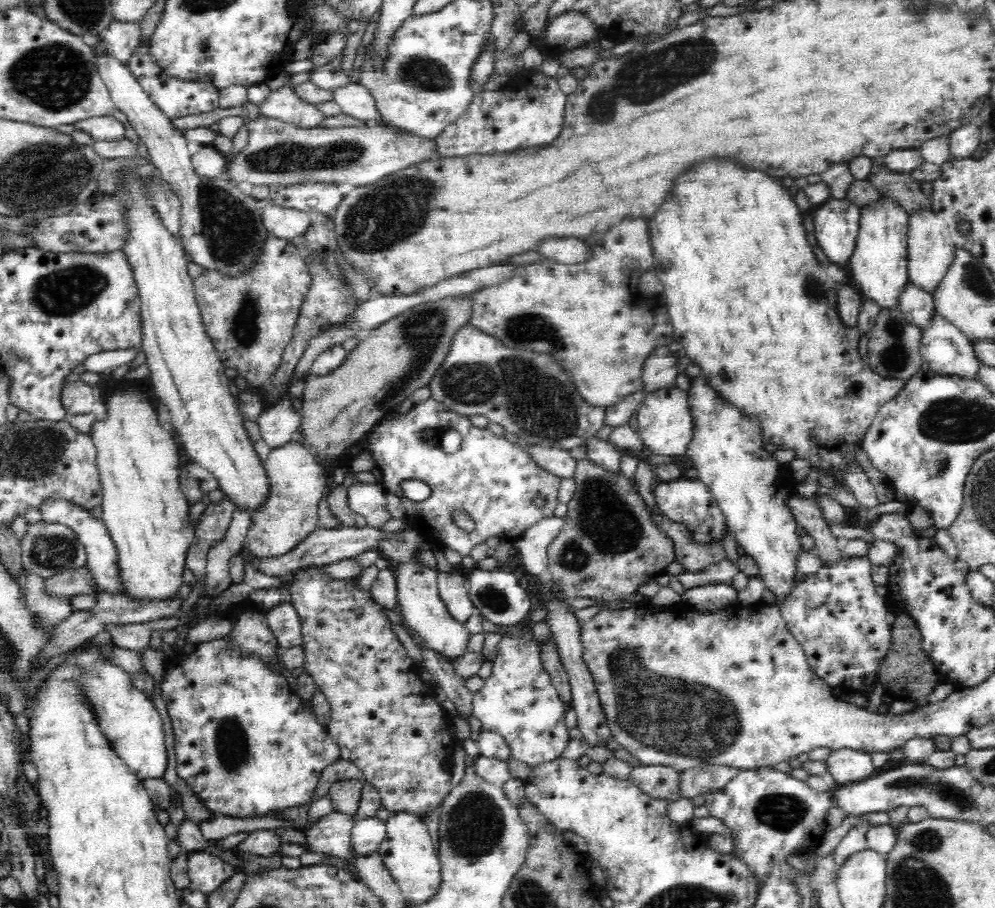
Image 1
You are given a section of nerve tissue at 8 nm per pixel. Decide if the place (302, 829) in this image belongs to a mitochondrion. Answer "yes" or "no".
no

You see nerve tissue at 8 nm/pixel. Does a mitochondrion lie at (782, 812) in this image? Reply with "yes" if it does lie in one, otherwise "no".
yes

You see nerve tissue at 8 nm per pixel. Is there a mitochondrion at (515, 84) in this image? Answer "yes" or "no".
no

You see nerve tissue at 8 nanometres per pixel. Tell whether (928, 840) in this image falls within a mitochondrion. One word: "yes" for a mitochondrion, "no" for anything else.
yes

